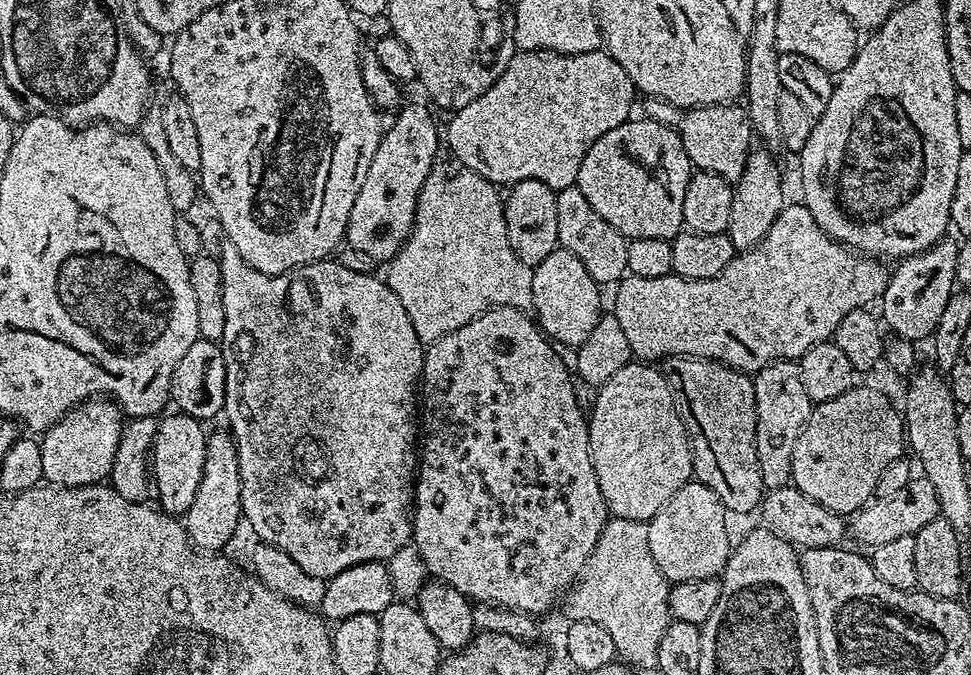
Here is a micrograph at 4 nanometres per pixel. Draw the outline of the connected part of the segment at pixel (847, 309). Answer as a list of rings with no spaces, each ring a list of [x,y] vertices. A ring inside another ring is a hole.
[[[788,202],[778,214],[778,218],[774,218],[774,226],[770,226],[770,230],[766,230],[766,238],[762,238],[762,242],[758,242],[758,246],[747,248],[744,252],[737,252],[730,262],[730,266],[726,266],[726,270],[714,278],[683,280],[680,276],[673,275],[662,278],[625,275],[624,279],[614,288],[614,292],[616,292],[614,314],[622,326],[623,332],[626,333],[626,342],[630,342],[630,350],[637,361],[660,362],[669,356],[700,356],[704,360],[721,360],[724,364],[729,364],[740,372],[755,374],[776,360],[799,361],[800,357],[806,354],[806,350],[810,350],[816,344],[831,341],[836,335],[836,328],[842,322],[842,318],[846,318],[846,314],[867,309],[868,303],[875,296],[876,299],[883,297],[889,275],[890,268],[887,263],[876,258],[869,258],[849,248],[847,244],[837,244],[835,240],[831,240],[822,230],[822,226],[818,226],[818,222],[814,222],[814,214],[810,214],[810,210],[803,202],[796,202],[796,204]]]

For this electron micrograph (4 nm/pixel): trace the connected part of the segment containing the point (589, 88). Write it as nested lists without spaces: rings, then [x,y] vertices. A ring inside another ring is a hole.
[[[545,48],[517,51],[484,93],[474,98],[474,102],[455,109],[456,117],[448,124],[446,144],[452,147],[456,155],[453,157],[459,163],[474,170],[474,174],[482,174],[482,178],[494,185],[511,186],[523,180],[537,180],[557,190],[570,188],[576,183],[582,158],[586,158],[590,146],[602,134],[610,134],[614,126],[622,126],[630,119],[632,99],[637,96],[626,70],[607,51],[576,52],[572,56]]]

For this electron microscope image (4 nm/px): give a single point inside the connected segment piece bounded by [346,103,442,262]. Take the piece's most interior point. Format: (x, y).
(384, 213)

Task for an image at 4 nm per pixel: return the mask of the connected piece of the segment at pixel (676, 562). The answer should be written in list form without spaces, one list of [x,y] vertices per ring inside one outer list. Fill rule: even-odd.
[[[689,482],[654,514],[654,518],[647,521],[649,528],[650,552],[654,562],[657,563],[658,570],[662,572],[669,582],[679,582],[682,580],[701,580],[702,578],[716,578],[723,573],[725,564],[728,563],[730,555],[730,543],[728,544],[728,524],[724,521],[726,509],[724,504],[705,484],[699,482]]]

